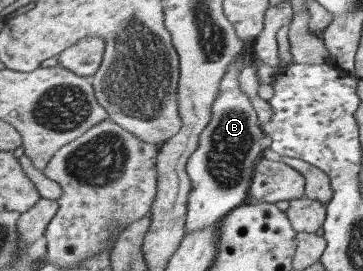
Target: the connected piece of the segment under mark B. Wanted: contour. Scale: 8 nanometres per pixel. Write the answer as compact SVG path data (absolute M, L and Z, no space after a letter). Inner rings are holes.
M237 55L223 73L218 95L211 105L209 122L200 132L196 150L189 155L186 162L190 192L186 200L185 233L207 228L232 208L238 207L248 194L254 164L261 157L259 140L264 133L257 125L255 111L249 99L237 84L239 71L248 63L243 56Z

